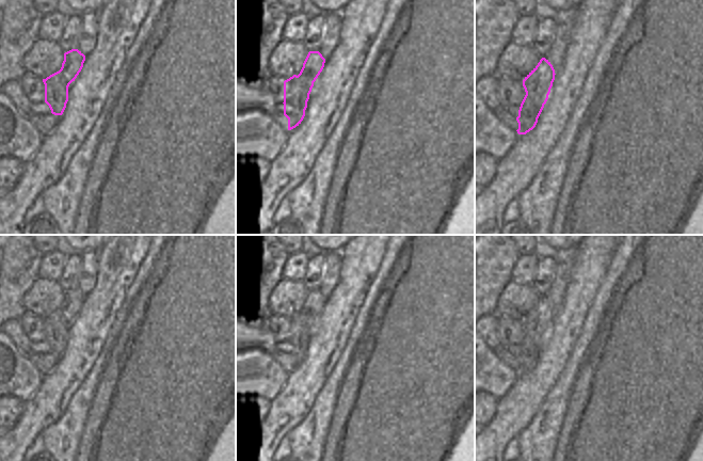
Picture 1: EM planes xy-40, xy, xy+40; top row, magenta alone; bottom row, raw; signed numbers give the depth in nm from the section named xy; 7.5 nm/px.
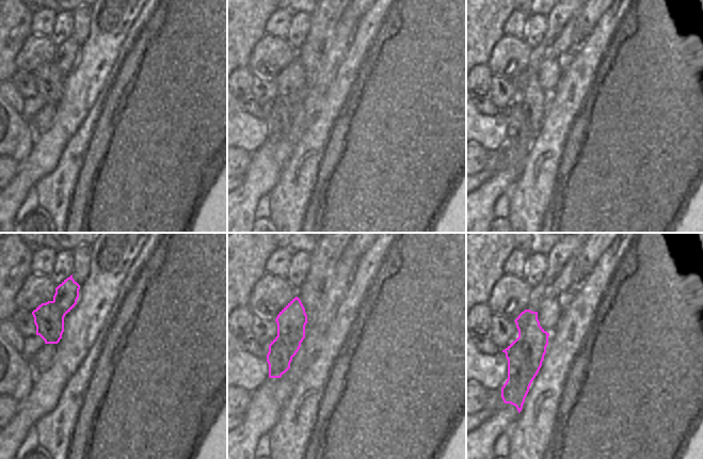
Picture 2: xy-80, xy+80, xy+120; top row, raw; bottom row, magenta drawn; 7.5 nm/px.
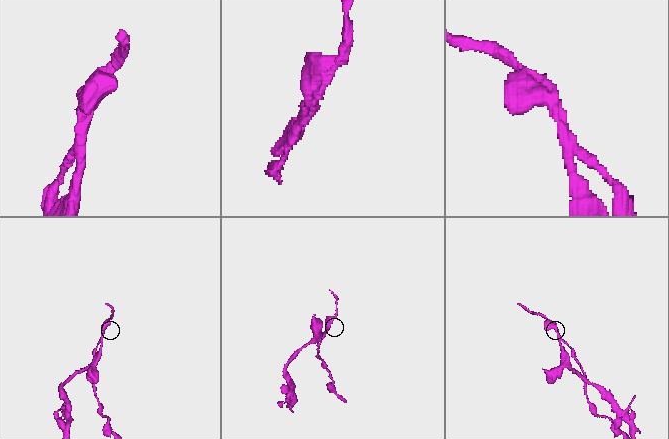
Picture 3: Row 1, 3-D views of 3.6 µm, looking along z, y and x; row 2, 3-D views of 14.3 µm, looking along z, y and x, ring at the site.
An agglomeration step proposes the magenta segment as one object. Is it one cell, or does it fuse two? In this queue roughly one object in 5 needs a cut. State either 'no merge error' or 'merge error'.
merge error

